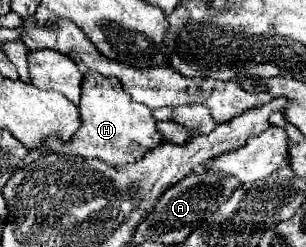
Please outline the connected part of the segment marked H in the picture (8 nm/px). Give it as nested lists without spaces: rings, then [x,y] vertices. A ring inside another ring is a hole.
[[[100,73],[84,75],[78,113],[80,113],[82,125],[70,137],[68,143],[60,141],[60,137],[52,135],[46,139],[46,143],[40,149],[32,149],[18,167],[30,165],[32,161],[40,159],[48,151],[52,151],[56,155],[80,155],[84,159],[96,157],[108,165],[126,165],[126,163],[140,161],[148,149],[162,143],[162,137],[156,129],[156,119],[152,117],[152,111],[146,105],[132,101],[132,97],[122,89],[122,85],[120,85],[120,81],[116,81],[116,77],[100,77]]]

